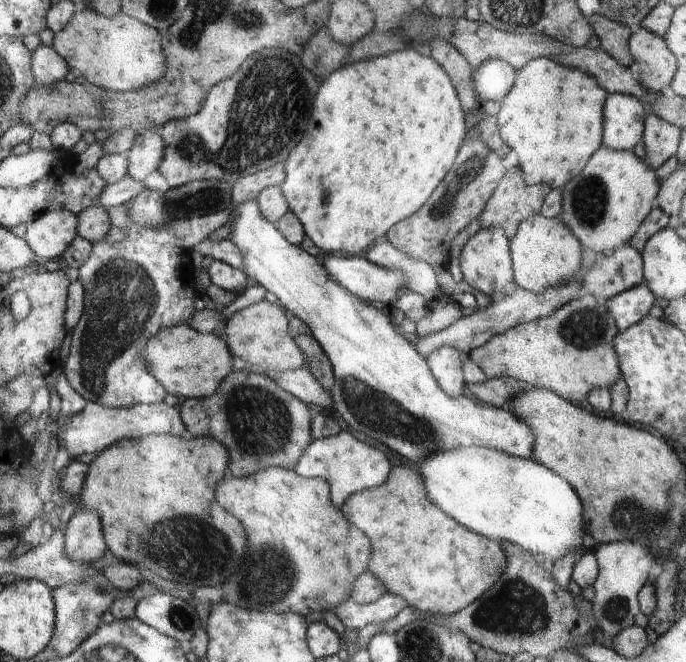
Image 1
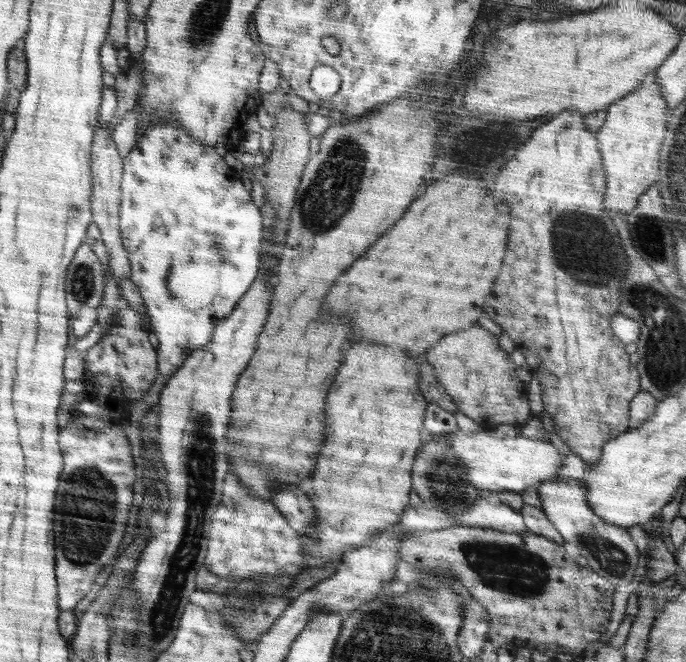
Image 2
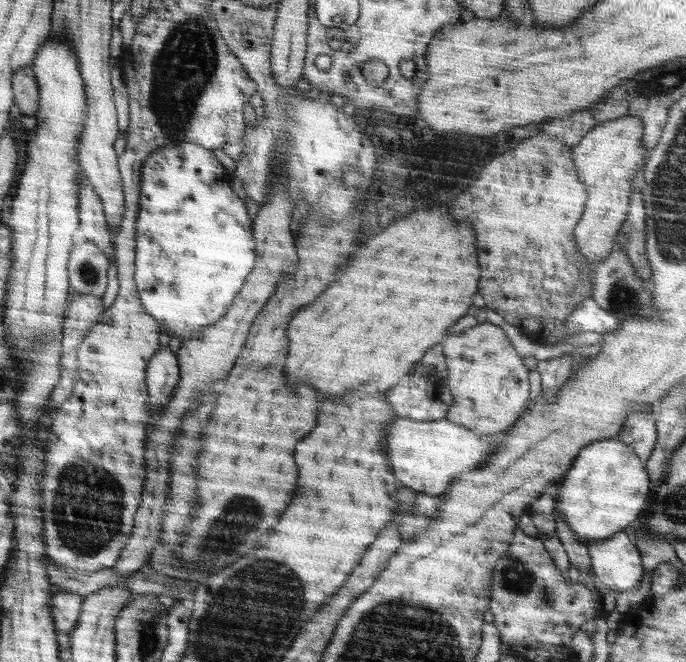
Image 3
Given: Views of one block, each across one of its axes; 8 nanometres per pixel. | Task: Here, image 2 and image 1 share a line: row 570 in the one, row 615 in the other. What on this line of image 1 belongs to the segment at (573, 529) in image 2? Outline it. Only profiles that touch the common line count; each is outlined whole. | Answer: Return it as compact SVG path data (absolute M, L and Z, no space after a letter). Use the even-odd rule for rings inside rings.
M621 541L602 544L594 551L598 564L598 578L594 582L593 612L597 630L614 638L622 630L635 625L635 616L641 612L640 593L646 585L650 568L655 561L654 552L640 542Z

